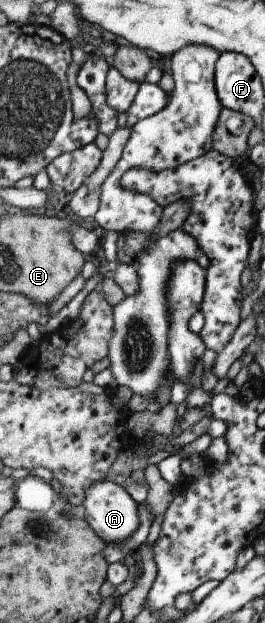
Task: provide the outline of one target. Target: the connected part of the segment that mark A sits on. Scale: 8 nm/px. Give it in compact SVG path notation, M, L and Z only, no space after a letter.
M100 480L96 482L88 492L86 500L82 504L82 509L87 522L97 532L98 536L106 544L124 544L130 540L130 536L138 530L140 525L140 512L138 512L138 503L130 495L125 486L120 486L114 482Z

